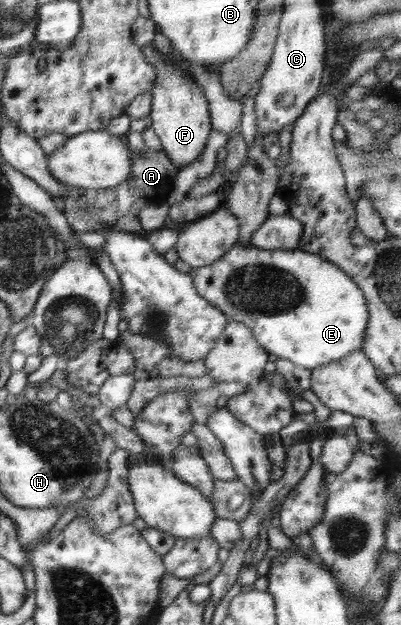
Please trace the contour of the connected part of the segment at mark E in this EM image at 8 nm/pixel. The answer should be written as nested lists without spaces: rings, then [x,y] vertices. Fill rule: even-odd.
[[[234,245],[219,260],[188,272],[197,292],[229,320],[245,323],[263,348],[308,369],[319,368],[361,350],[369,312],[363,291],[336,264],[301,250],[262,250]]]

